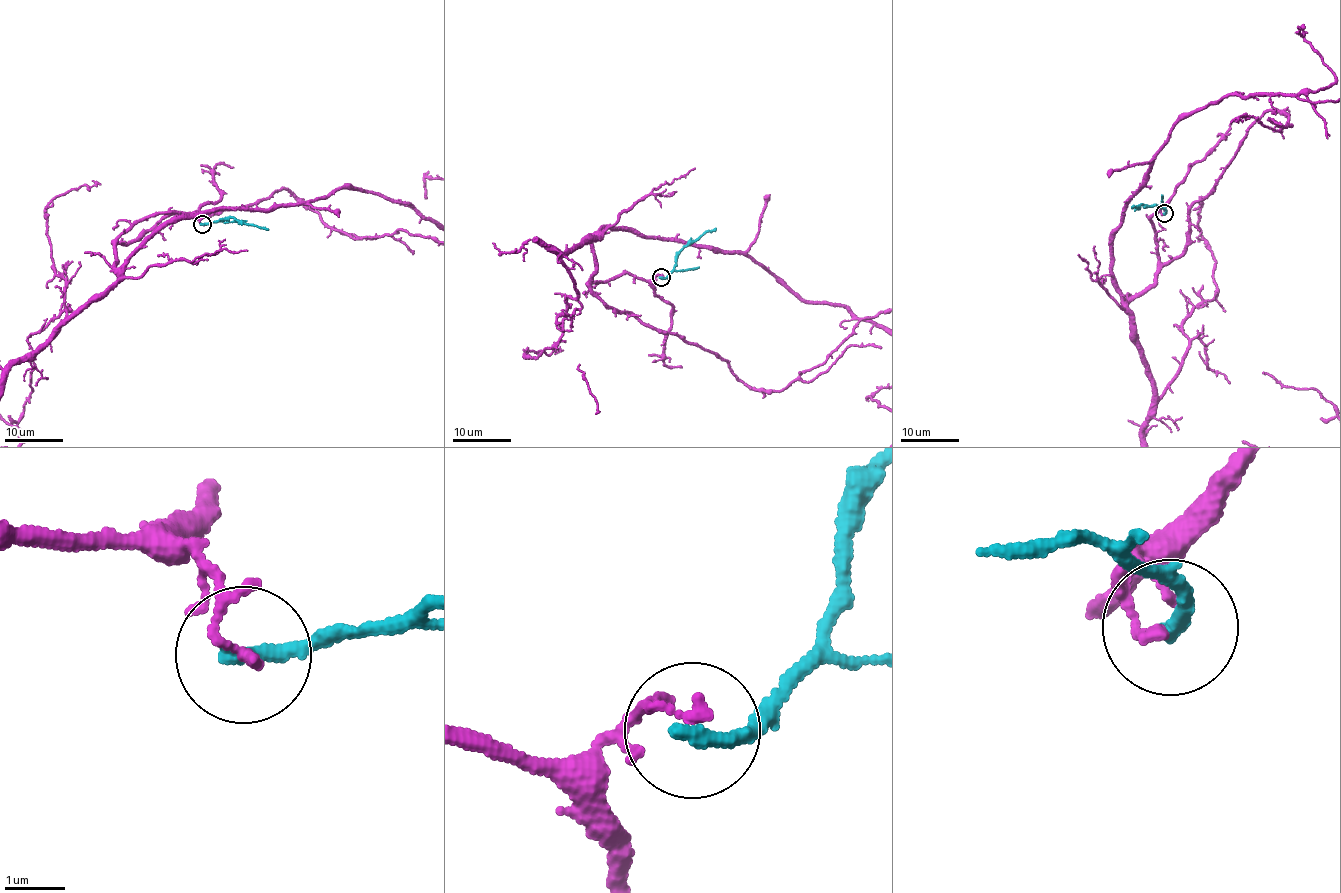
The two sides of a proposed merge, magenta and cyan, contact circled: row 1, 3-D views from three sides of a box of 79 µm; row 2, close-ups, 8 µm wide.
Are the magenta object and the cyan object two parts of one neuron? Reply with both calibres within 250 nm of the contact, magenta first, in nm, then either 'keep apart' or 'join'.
170 nm thick on the magenta side, 280 nm on the other; keep apart

